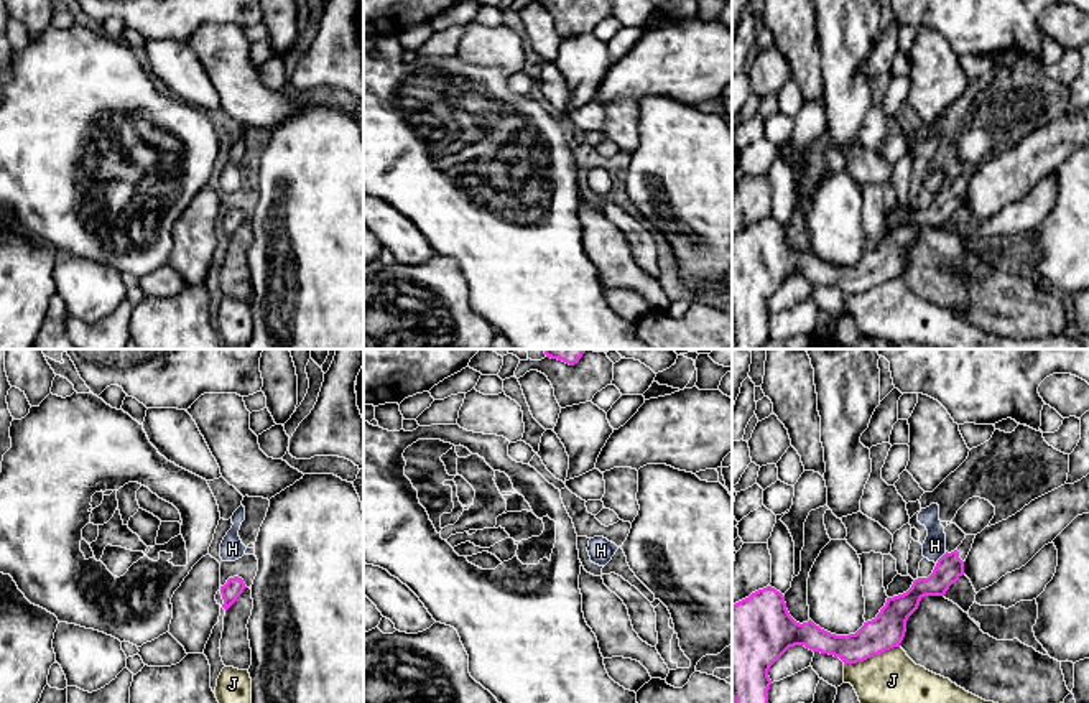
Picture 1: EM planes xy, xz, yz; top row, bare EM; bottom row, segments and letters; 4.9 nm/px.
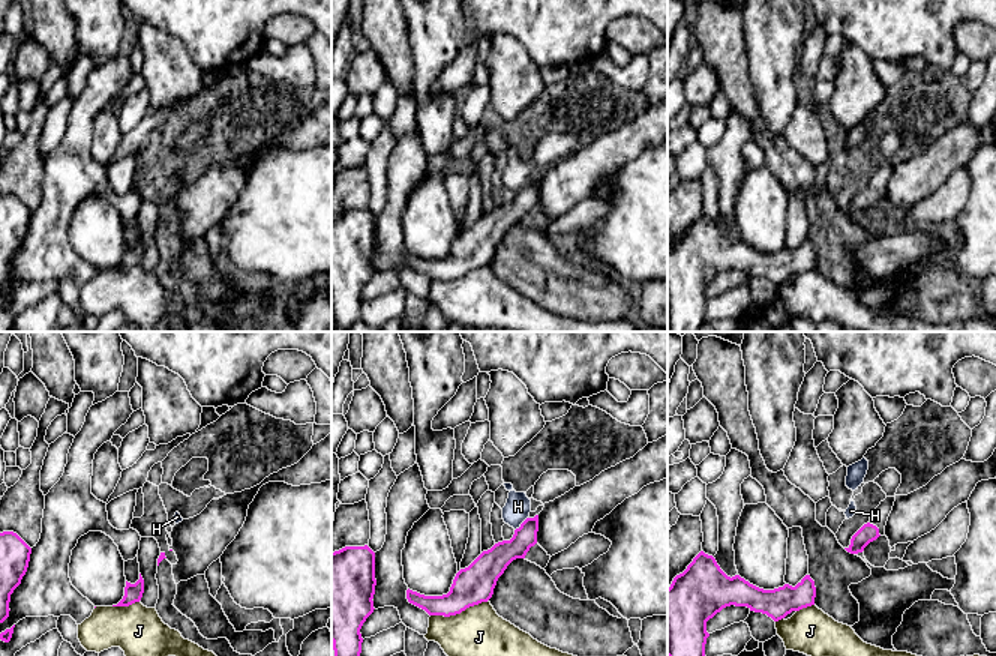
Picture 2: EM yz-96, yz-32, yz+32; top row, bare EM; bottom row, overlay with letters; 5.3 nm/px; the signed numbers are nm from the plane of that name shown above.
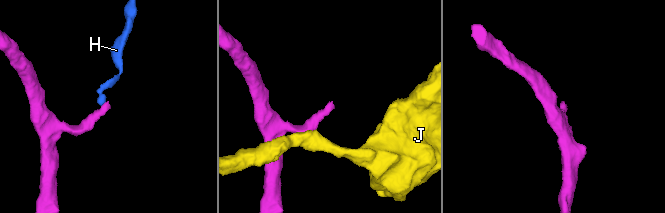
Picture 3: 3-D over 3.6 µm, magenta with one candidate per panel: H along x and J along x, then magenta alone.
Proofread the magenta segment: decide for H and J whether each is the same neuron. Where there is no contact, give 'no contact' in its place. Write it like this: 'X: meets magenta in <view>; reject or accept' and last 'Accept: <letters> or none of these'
H: meets magenta in yz; reject
J: meets magenta in yz; reject
Accept: none of these

